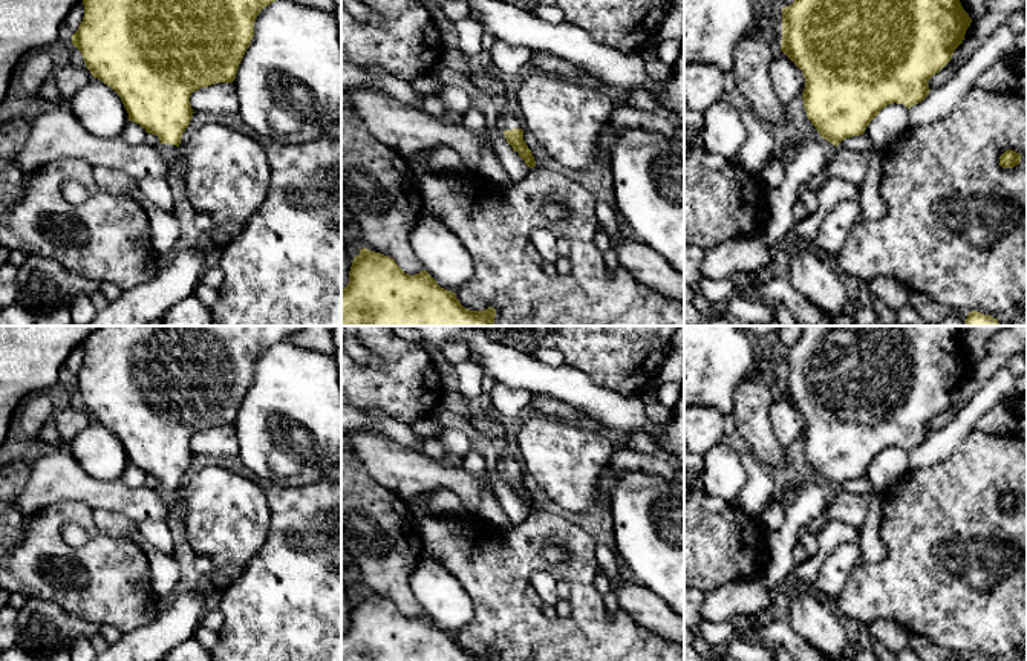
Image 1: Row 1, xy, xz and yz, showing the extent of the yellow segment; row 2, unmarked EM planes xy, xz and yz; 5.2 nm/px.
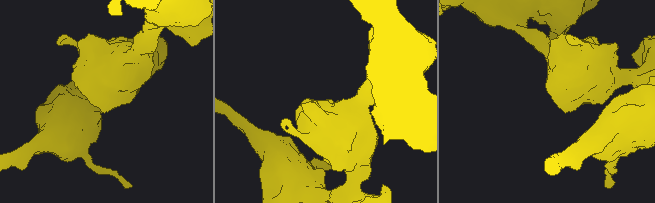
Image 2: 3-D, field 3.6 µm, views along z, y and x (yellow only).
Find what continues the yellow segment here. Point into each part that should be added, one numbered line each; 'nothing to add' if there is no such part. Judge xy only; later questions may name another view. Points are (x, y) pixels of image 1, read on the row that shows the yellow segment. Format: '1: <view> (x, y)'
1: xy (169, 152)

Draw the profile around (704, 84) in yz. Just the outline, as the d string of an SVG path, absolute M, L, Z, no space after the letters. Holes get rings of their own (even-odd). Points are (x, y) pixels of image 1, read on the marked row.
M684 64L684 104L695 112L707 110L725 96L727 78L729 75L712 64Z

